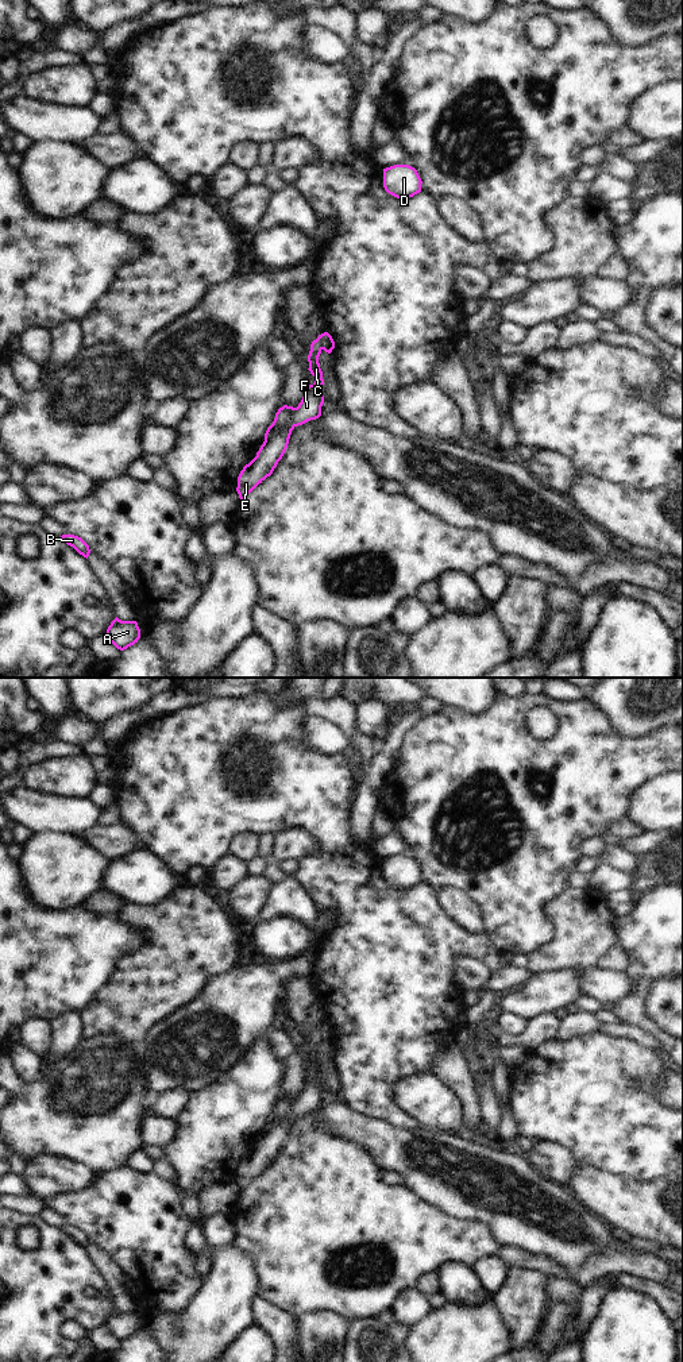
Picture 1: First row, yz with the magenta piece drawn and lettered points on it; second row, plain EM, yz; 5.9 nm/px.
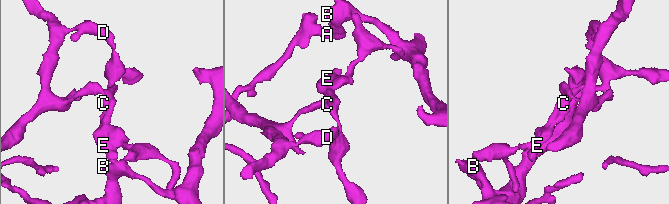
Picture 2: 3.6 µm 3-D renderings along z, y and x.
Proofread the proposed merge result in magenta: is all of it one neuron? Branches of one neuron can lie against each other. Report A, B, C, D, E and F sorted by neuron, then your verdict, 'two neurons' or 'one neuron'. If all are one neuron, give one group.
A B / C D E F; two neurons

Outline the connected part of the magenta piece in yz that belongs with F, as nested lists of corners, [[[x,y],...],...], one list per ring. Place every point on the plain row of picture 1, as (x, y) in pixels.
[[[319,1026],[319,1029],[312,1033],[308,1046],[308,1061],[315,1068],[315,1074],[308,1076],[305,1085],[296,1099],[293,1110],[286,1122],[269,1135],[263,1134],[256,1143],[256,1147],[240,1162],[236,1178],[240,1192],[244,1191],[259,1174],[273,1165],[288,1139],[292,1122],[296,1118],[302,1116],[310,1111],[316,1111],[321,1107],[321,1097],[324,1095],[321,1080],[324,1070],[319,1054],[319,1047],[323,1041],[320,1030],[321,1026]]]

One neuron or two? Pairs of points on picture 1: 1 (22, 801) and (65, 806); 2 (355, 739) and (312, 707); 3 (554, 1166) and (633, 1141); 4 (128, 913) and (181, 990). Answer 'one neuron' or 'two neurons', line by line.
1: one neuron
2: one neuron
3: two neurons
4: one neuron

